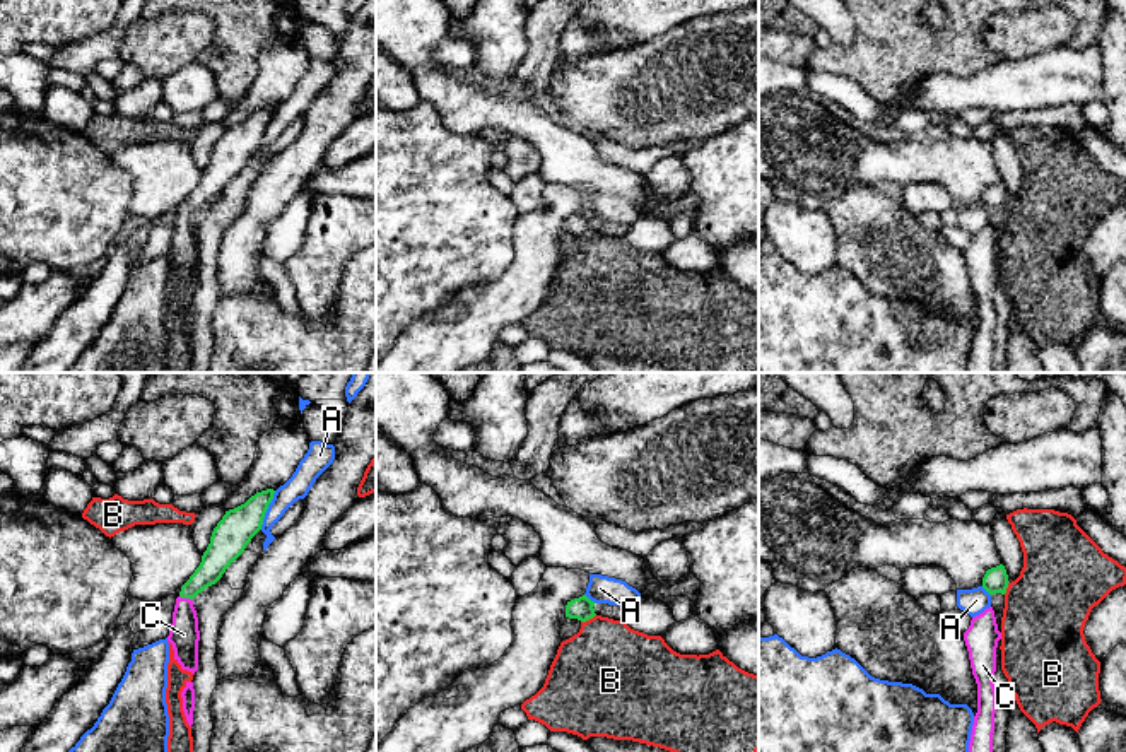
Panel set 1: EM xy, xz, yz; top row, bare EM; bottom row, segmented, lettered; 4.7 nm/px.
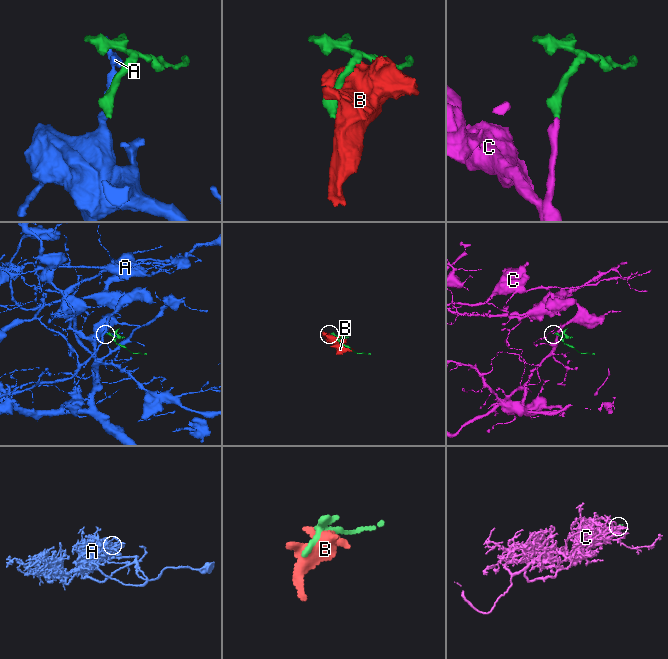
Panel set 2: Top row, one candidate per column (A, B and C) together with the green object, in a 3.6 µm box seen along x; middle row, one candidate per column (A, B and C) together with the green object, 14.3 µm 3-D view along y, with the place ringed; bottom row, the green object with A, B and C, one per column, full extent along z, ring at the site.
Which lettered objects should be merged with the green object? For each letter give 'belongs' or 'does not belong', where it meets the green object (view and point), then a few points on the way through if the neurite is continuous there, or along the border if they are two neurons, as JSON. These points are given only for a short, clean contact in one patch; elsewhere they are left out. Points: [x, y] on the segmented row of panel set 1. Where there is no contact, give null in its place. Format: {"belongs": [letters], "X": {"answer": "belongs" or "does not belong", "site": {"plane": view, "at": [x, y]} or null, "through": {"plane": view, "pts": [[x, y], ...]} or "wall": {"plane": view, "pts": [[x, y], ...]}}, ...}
{"belongs": ["C"], "A": {"answer": "does not belong", "site": {"plane": "xy", "at": [267, 508]}}, "B": {"answer": "does not belong", "site": {"plane": "xz", "at": [588, 619]}}, "C": {"answer": "belongs", "site": {"plane": "xy", "at": [187, 597]}, "through": {"plane": "xy", "pts": [[217, 558], [187, 597], [183, 634]]}}}

